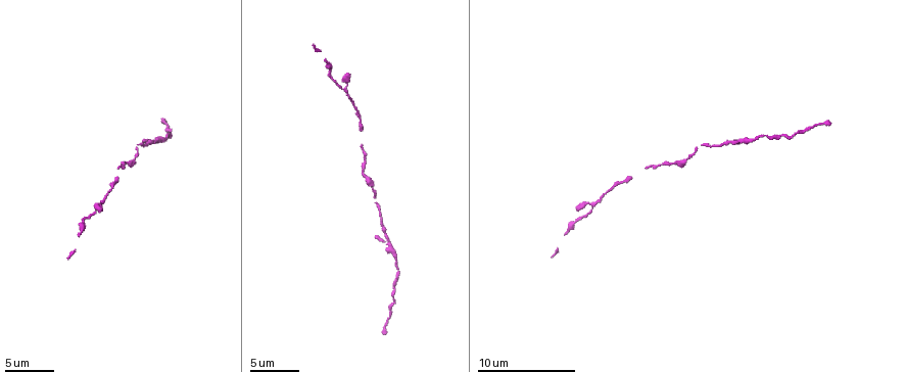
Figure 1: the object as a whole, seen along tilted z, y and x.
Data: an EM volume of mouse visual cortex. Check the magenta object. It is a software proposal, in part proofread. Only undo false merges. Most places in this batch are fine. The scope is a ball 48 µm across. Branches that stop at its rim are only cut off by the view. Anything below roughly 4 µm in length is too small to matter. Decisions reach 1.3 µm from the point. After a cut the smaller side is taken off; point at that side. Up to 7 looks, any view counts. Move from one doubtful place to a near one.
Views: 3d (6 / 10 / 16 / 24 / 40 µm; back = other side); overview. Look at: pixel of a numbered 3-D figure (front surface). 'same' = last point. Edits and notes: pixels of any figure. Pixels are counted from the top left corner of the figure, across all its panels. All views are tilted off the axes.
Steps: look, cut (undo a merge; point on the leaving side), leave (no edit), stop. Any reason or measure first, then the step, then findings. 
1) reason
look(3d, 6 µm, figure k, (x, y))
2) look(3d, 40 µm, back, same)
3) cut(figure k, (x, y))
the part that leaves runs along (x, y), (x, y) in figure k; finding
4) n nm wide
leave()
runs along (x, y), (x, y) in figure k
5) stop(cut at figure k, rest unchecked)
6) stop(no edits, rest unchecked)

calibre changes
look(3d, 16 µm, figure 1, (332, 76))

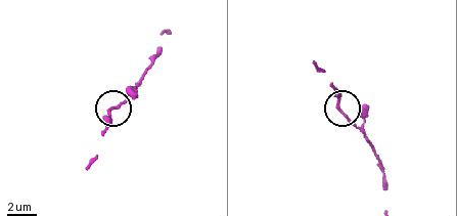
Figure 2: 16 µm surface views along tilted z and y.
look(3d, 16 µm, back, figure 2, (111, 109))

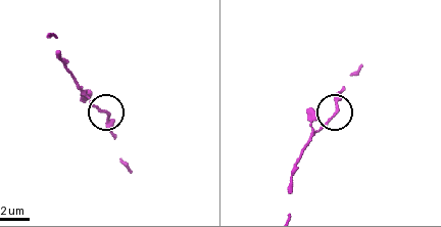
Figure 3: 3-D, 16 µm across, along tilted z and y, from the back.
170 nm wide
leave()
runs along (49, 35), (55, 36), (77, 87), (108, 118), (114, 137) in figure 3; all the same neuron

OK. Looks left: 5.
look(3d, 10 µm, figure 1, (131, 165))

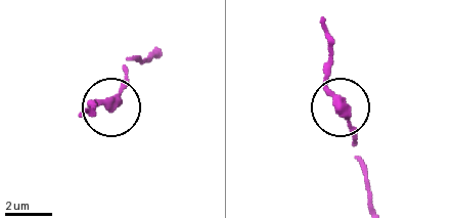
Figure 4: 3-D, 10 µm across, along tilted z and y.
leave()
runs along (108, 100), (123, 81), (126, 59) in figure 4; one neuron here

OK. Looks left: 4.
thick turns thin
look(3d, 16 µm, figure 1, (395, 255))

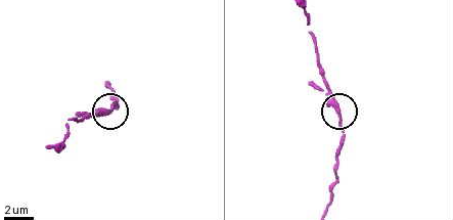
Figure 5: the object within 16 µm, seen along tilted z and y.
350 nm wide
leave()
runs along (56, 144), (70, 118), (119, 106) in figure 5; one neuron here

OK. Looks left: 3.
stop(no edits, rest unchecked)

